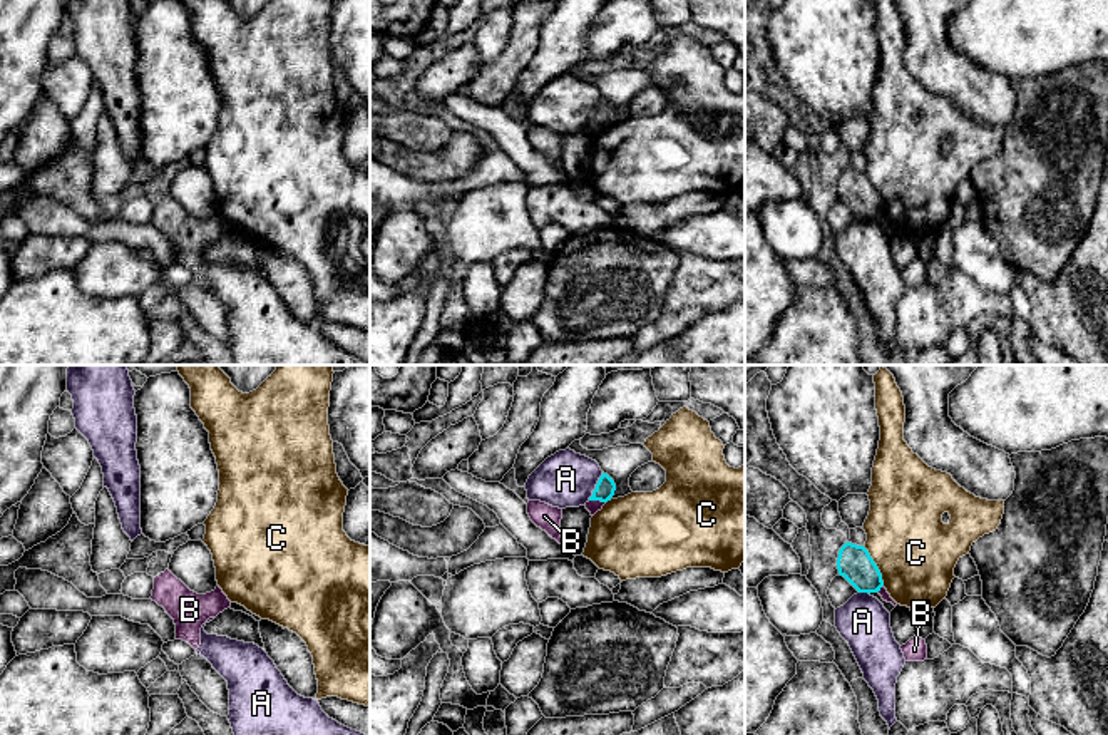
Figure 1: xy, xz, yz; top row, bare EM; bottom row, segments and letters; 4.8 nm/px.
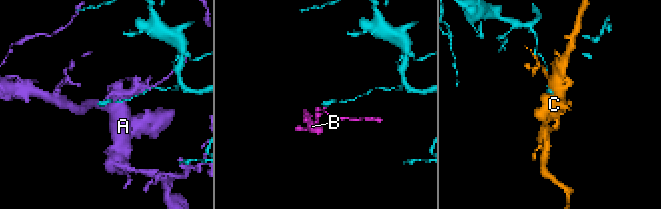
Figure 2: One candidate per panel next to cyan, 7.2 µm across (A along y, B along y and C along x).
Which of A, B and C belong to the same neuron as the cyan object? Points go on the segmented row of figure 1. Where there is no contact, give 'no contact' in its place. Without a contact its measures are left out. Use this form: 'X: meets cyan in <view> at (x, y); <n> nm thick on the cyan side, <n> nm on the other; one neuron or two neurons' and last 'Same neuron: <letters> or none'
A: meets cyan in xz at (596, 486); 100 nm thick on the cyan side, 280 nm on the other; two neurons
B: meets cyan in xz at (598, 499); 100 nm thick on the cyan side, 60 nm on the other; two neurons
C: meets cyan in yz at (876, 566); 170 nm thick on the cyan side, 400 nm on the other; two neurons
Same neuron: none

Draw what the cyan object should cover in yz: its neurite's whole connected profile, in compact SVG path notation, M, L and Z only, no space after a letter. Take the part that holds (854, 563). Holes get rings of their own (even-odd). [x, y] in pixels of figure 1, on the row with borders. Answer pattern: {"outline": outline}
{"outline": "M845 542L839 551L837 569L859 593L877 593L884 586L882 574L864 546Z"}

